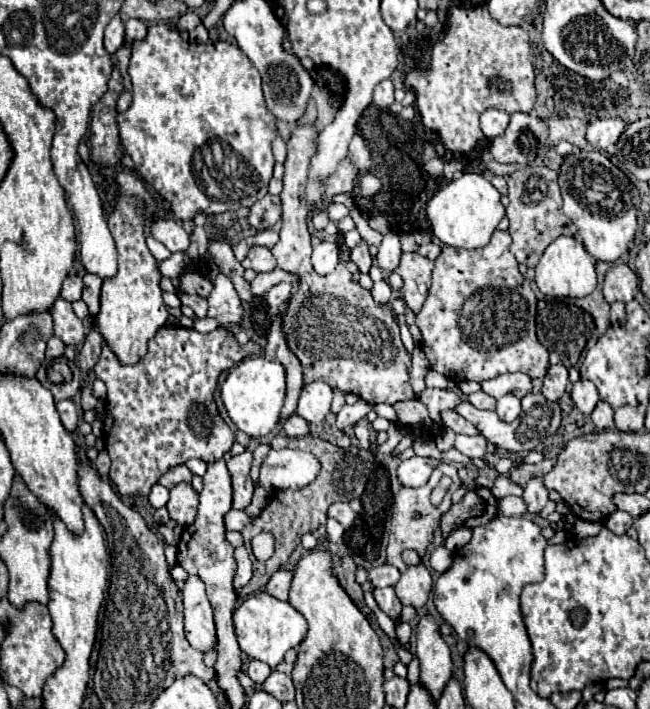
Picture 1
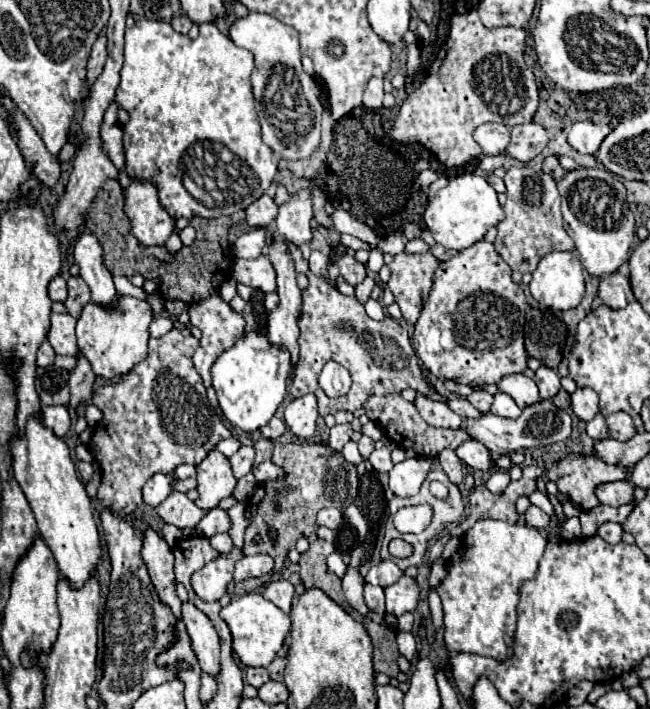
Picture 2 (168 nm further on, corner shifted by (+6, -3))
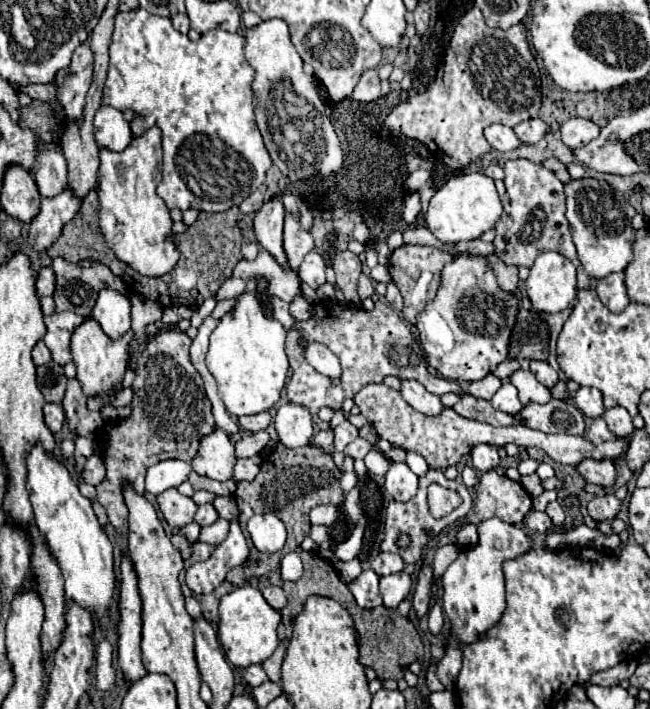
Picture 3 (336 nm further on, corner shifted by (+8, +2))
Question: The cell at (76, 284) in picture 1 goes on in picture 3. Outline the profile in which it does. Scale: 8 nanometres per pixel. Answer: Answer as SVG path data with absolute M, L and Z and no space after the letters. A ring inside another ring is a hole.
M44 267L36 279L36 291L38 291L38 295L54 295L54 287L56 287L54 271L52 271L52 267Z

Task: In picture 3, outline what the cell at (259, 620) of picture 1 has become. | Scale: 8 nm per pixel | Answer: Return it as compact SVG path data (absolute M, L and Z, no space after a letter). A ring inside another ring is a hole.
M244 585L220 599L220 623L218 639L226 653L226 659L236 667L250 667L254 663L266 661L278 647L276 629L280 625L280 613L266 603L262 593L256 587Z

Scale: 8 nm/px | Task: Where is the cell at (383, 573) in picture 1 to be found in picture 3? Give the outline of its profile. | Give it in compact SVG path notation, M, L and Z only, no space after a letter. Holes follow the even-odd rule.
M380 553L374 561L372 561L372 571L376 571L380 577L384 575L392 575L392 573L400 573L404 567L404 561L394 555L394 553Z

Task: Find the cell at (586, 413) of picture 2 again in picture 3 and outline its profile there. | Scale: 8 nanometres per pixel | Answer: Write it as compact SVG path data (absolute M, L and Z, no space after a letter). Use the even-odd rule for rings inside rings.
M580 387L574 395L574 403L586 417L600 417L604 413L602 393L594 387Z

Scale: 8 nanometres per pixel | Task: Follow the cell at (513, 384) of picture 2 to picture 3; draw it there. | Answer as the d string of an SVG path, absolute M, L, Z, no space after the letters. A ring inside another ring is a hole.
M518 369L516 373L512 373L510 383L518 389L522 405L528 405L528 403L548 403L552 399L550 397L550 389L544 387L542 383L538 383L536 377L530 371Z

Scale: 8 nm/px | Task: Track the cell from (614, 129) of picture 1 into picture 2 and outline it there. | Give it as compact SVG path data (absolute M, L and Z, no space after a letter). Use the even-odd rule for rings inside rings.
M574 122L566 128L568 144L578 150L580 154L594 154L600 148L602 140L608 136L608 124L594 124L594 122Z

